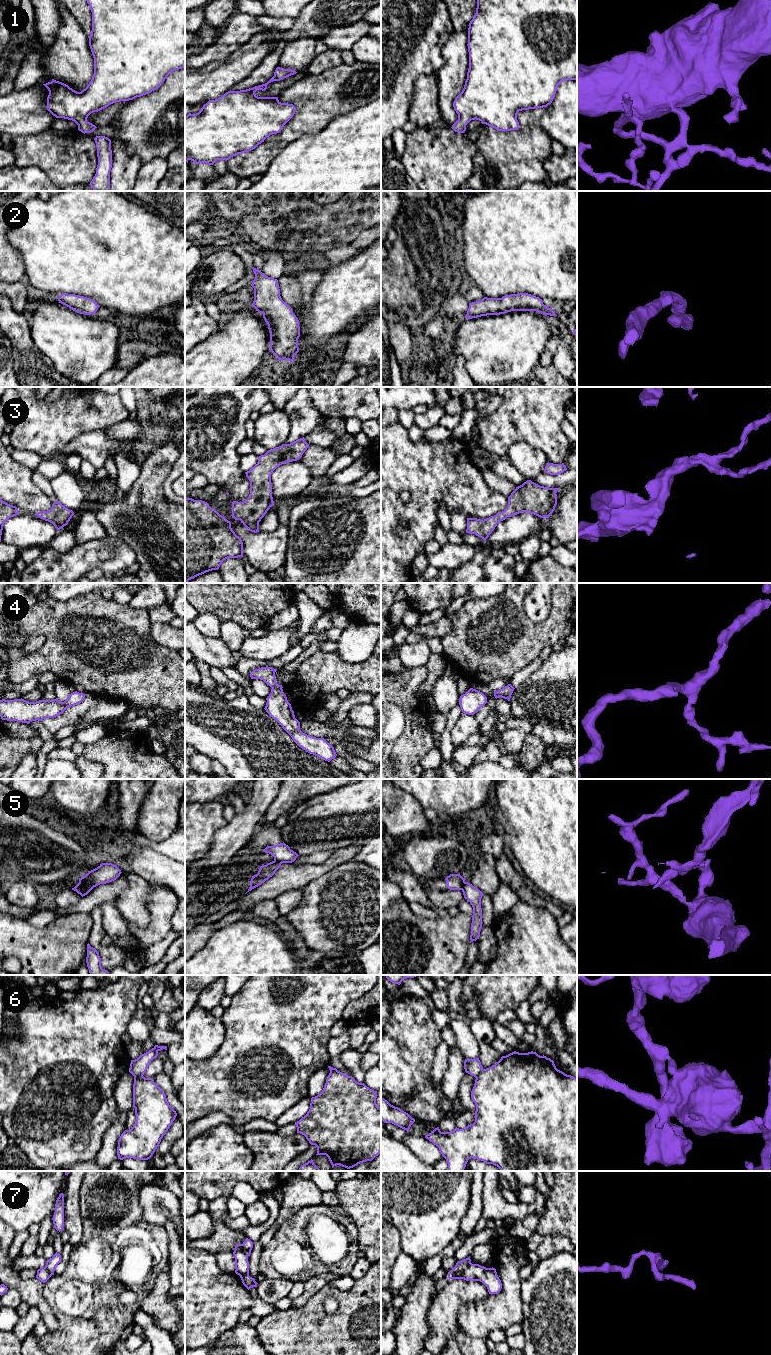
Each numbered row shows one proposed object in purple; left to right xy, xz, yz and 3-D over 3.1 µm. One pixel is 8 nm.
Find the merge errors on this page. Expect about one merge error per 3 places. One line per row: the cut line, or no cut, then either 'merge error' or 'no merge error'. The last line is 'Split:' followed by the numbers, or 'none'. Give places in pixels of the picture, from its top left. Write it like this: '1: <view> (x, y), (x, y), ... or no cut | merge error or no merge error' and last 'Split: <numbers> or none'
1: no cut | no merge error
2: no cut | no merge error
3: no cut | no merge error
4: no cut | no merge error
5: xy (79, 882), (90, 890) | merge error
6: yz (482, 1068), (475, 1077) | merge error
7: yz (471, 1263), (457, 1278) | merge error
Split: 5, 6, 7

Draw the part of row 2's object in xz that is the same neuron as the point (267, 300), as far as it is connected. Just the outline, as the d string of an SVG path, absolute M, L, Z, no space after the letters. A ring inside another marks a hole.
M254 267L252 269L255 274L251 284L254 288L252 307L263 314L268 325L270 352L278 361L285 359L293 362L294 356L299 352L299 320L292 308L282 300L278 280L266 276Z

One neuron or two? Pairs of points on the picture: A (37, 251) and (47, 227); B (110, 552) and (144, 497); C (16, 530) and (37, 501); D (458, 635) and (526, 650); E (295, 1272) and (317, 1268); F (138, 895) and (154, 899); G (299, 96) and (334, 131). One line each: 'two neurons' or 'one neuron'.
A: one neuron
B: two neurons
C: two neurons
D: one neuron
E: one neuron
F: two neurons
G: two neurons

